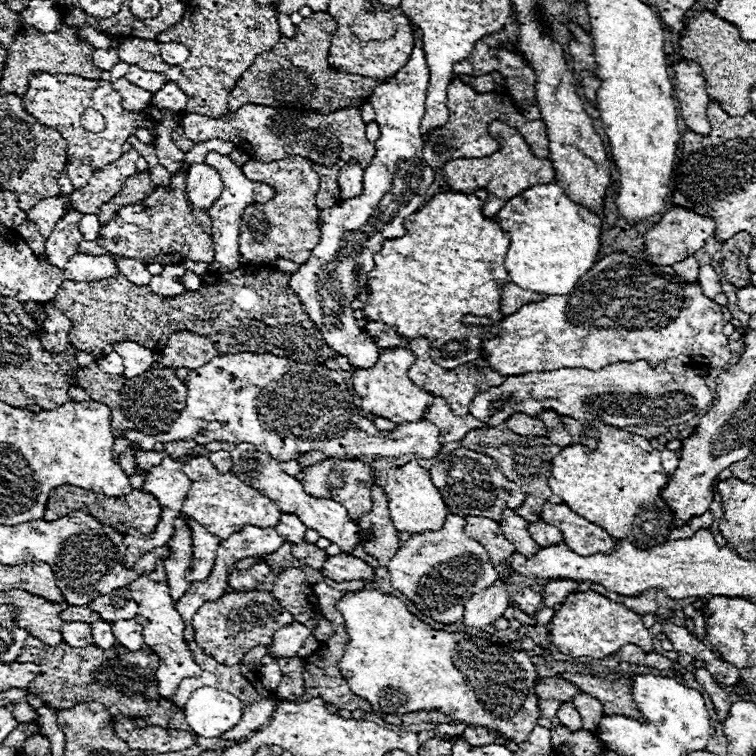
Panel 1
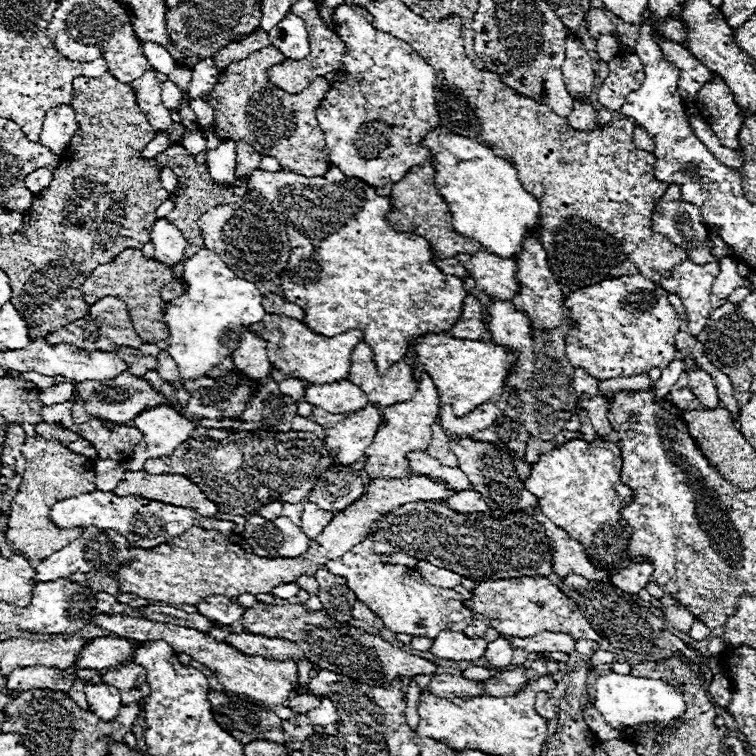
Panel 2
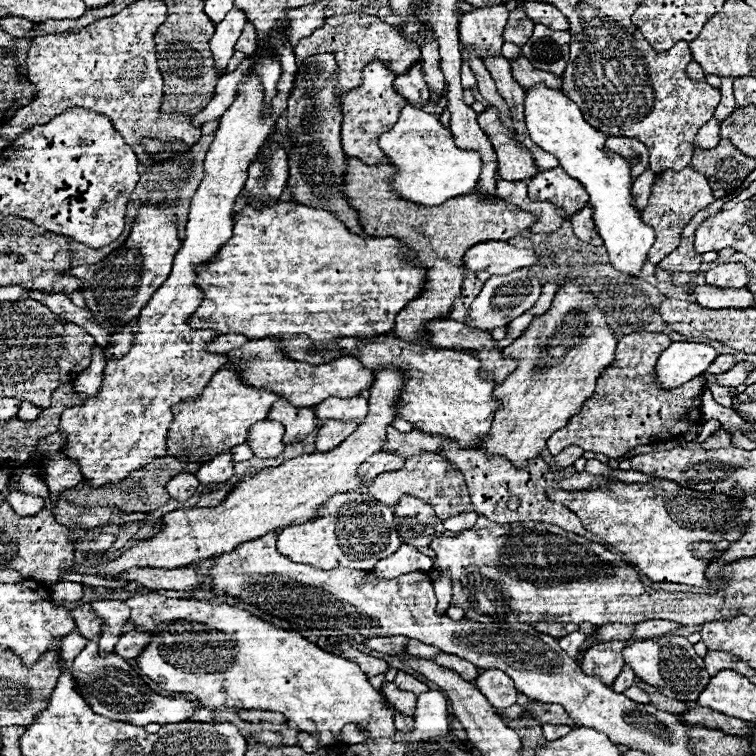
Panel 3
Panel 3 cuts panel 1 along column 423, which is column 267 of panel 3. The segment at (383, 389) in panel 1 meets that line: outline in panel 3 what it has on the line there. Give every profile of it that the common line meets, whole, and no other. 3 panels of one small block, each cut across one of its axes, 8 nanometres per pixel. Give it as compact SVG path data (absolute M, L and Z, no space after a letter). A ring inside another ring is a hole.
M238 366L220 368L206 386L206 392L202 392L202 398L174 406L174 420L168 428L166 440L168 454L176 456L180 462L208 462L210 458L214 458L214 454L242 444L248 436L250 426L266 420L270 406L278 398L282 396L270 390L246 386L240 378Z

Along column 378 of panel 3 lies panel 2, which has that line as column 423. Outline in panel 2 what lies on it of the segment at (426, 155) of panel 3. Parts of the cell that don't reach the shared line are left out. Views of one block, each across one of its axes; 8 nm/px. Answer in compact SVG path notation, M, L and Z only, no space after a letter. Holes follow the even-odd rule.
M442 124L428 132L422 138L422 144L428 146L432 154L436 170L434 186L444 202L448 202L452 228L458 234L478 240L496 256L512 258L522 248L524 236L530 230L538 232L540 204L522 188L516 170L504 158L492 154L492 150L472 142L470 138L450 132Z

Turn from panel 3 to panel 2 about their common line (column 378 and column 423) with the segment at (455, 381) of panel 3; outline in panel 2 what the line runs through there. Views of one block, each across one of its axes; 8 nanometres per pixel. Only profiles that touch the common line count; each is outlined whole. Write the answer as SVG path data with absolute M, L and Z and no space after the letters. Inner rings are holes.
M424 334L416 338L412 350L416 364L428 372L438 390L438 404L452 406L456 416L464 416L484 402L508 400L508 394L502 392L502 386L510 366L516 360L516 354L506 352L502 346L496 346L494 342L462 340L448 334Z

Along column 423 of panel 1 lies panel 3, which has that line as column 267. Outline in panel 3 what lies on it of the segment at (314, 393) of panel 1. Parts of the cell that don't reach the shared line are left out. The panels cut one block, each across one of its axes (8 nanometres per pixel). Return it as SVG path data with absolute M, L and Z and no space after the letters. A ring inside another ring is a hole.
M272 420L258 422L250 428L246 442L250 444L256 458L276 458L284 452L284 426Z

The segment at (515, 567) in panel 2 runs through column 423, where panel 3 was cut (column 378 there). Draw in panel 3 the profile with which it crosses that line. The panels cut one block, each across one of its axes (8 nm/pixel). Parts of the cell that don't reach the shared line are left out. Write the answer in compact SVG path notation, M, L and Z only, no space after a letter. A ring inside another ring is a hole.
M366 492L338 494L320 510L318 518L300 526L288 526L278 534L280 554L290 556L292 562L328 570L338 566L372 570L378 560L394 554L400 546L402 542L394 528L392 508L370 498Z

